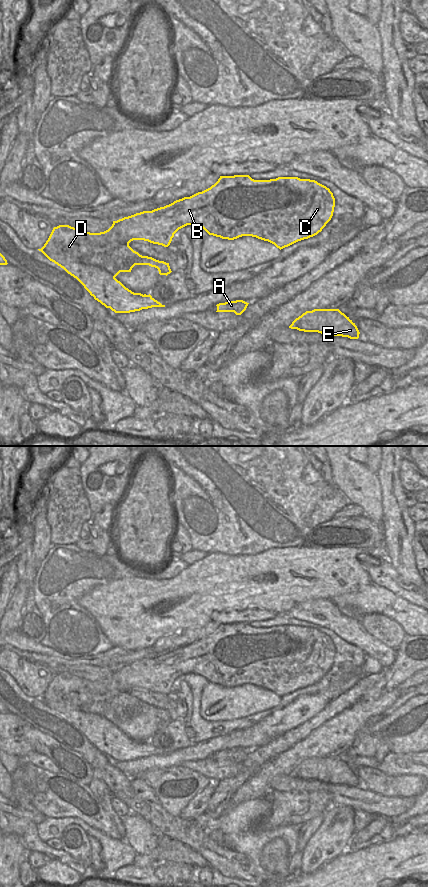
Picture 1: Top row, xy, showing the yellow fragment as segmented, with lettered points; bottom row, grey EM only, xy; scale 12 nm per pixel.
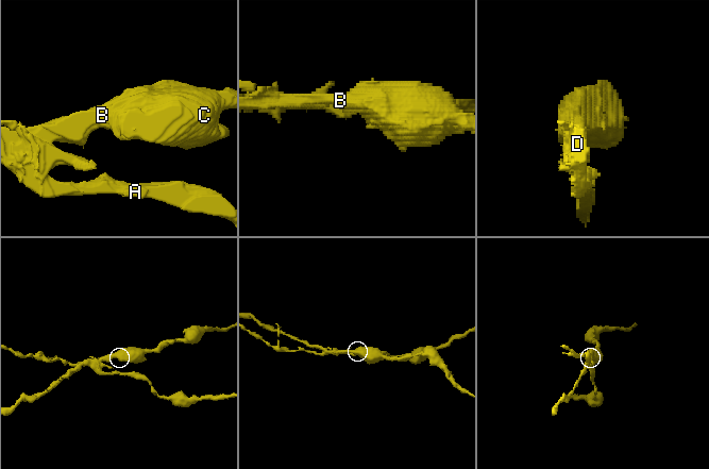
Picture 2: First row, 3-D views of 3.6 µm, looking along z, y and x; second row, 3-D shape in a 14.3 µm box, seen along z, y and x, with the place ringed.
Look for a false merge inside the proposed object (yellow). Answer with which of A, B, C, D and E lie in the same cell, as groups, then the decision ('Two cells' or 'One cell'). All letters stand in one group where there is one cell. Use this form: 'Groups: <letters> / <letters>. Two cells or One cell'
Groups: A E / B C D. Two cells

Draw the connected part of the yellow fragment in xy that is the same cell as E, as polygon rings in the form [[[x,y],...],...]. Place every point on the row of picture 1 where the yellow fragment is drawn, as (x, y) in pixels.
[[[314,309],[306,311],[289,326],[304,332],[318,332],[329,336],[342,336],[350,339],[359,338],[355,323],[339,309]]]

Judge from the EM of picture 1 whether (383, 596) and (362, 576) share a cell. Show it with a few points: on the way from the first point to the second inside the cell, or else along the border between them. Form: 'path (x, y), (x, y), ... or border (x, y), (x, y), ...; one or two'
border (371, 582), (349, 593); two

